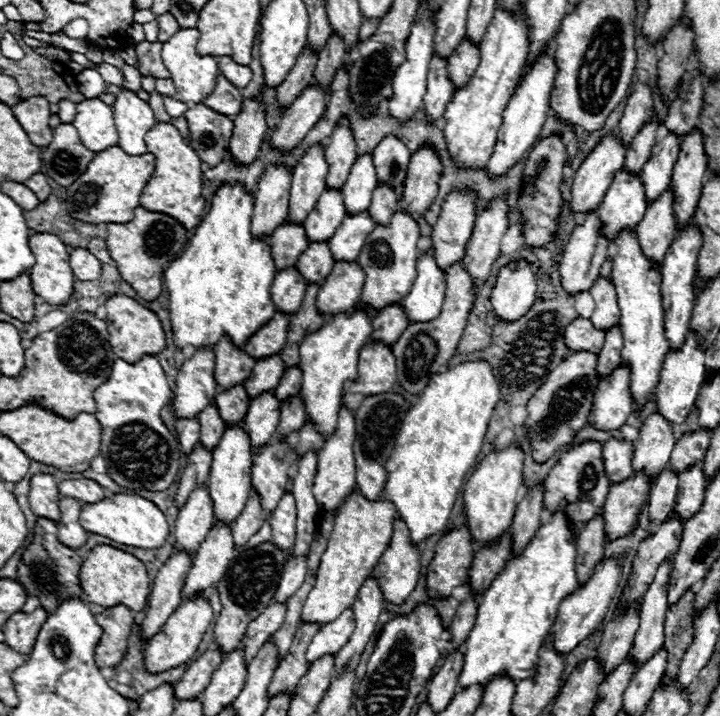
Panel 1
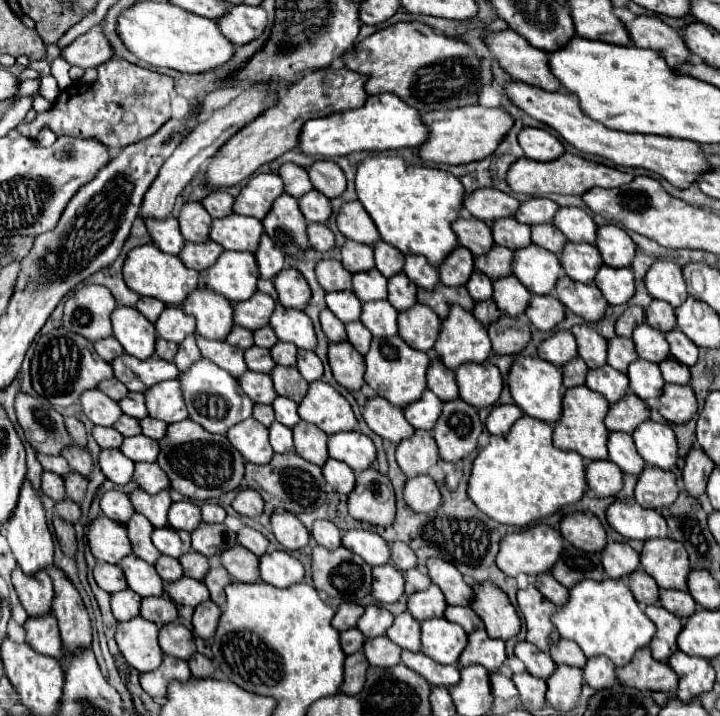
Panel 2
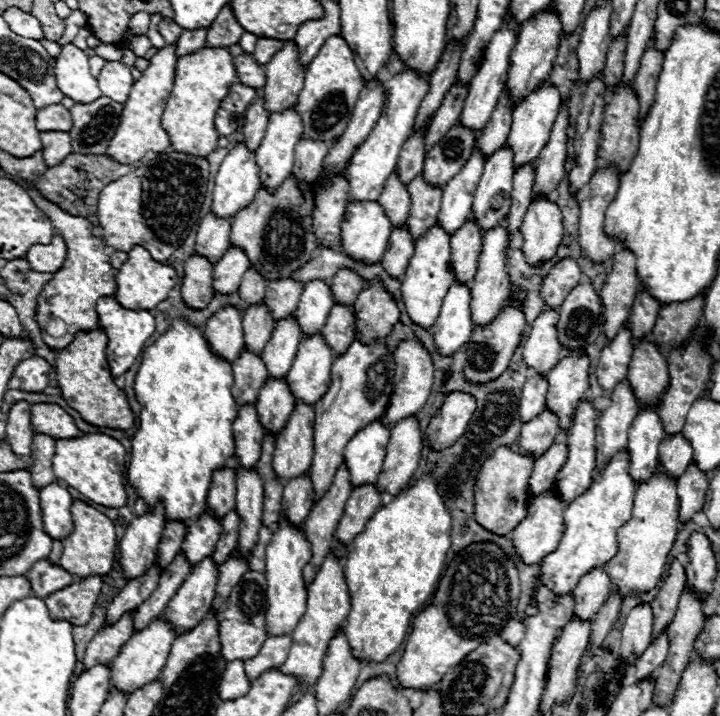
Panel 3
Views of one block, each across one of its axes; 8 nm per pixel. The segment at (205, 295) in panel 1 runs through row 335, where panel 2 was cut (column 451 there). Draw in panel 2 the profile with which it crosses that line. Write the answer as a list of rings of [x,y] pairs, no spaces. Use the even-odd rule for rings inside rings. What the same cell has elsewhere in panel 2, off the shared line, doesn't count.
[[[368,156],[362,160],[356,172],[356,194],[366,212],[372,216],[382,240],[396,246],[402,254],[420,254],[426,256],[432,266],[440,266],[440,262],[444,262],[446,256],[454,248],[458,248],[458,236],[452,230],[452,222],[460,216],[466,192],[462,182],[454,174],[444,170],[434,170],[422,164],[408,166],[402,158]]]

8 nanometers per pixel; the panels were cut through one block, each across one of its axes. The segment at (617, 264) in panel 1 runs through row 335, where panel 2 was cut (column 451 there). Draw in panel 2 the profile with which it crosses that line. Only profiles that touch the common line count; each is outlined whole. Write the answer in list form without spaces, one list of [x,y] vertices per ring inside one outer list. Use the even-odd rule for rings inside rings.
[[[432,618],[422,622],[422,652],[438,664],[456,664],[458,656],[468,644],[468,634],[462,626],[446,618]]]

